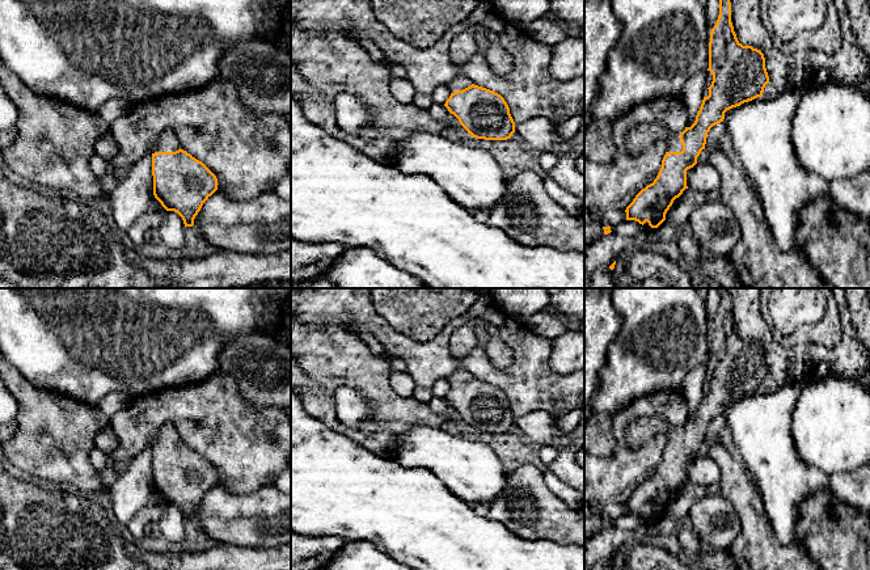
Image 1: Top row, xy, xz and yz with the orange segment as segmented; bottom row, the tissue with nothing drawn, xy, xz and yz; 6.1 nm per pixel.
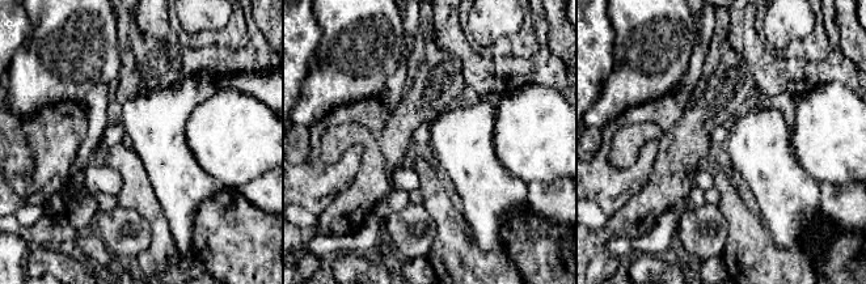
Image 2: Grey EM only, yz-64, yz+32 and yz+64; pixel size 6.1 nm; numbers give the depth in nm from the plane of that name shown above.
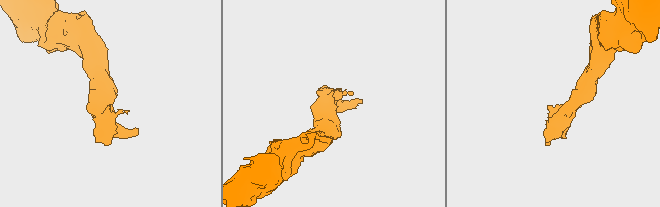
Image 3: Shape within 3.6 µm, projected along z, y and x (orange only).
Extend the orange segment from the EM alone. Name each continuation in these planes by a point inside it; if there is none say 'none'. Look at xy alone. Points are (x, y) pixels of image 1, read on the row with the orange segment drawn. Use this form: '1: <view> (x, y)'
1: xy (168, 142)

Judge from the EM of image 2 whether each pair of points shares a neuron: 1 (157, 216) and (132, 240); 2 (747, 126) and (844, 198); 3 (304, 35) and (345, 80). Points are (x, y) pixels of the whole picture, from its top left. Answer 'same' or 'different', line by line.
1: different
2: different
3: different

